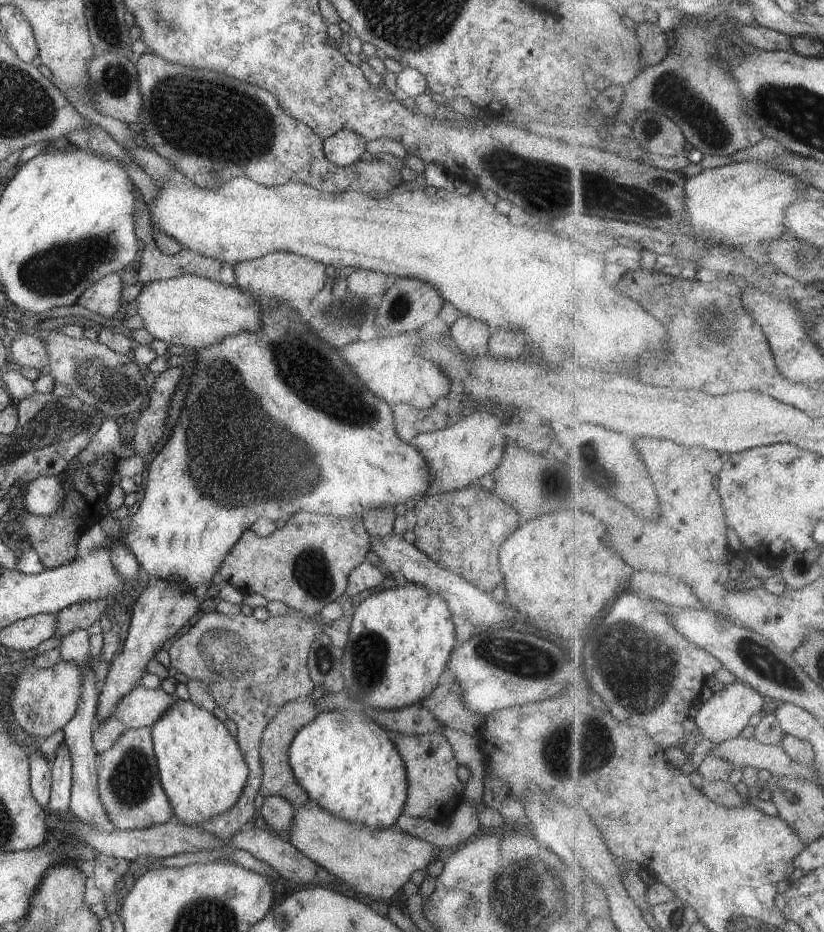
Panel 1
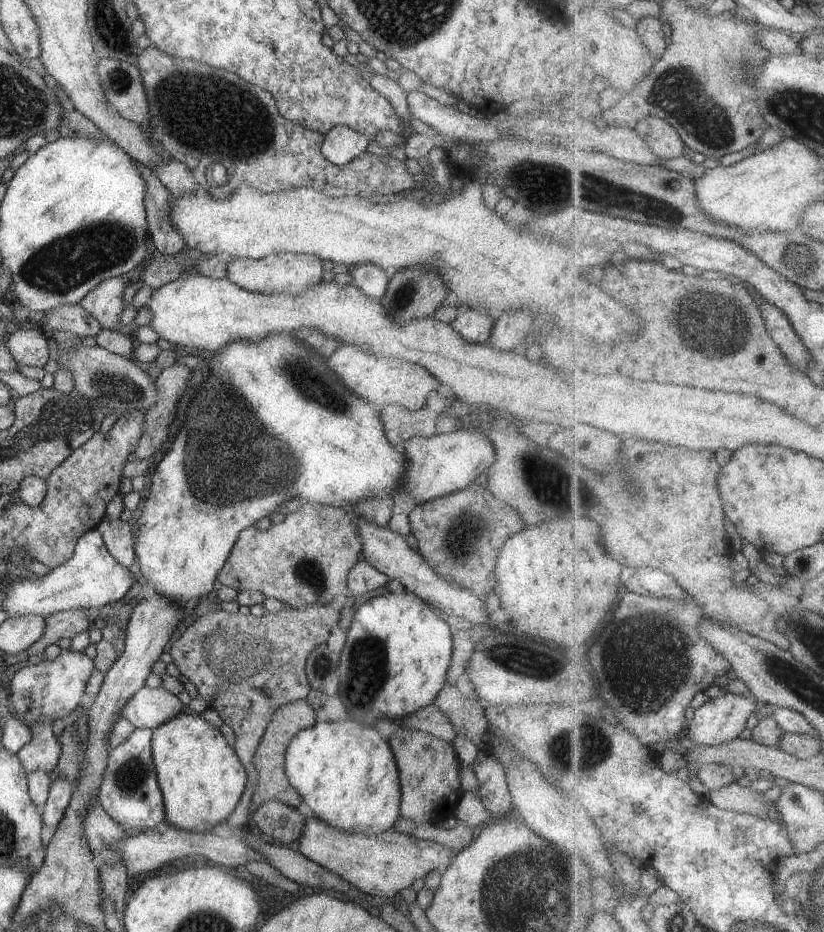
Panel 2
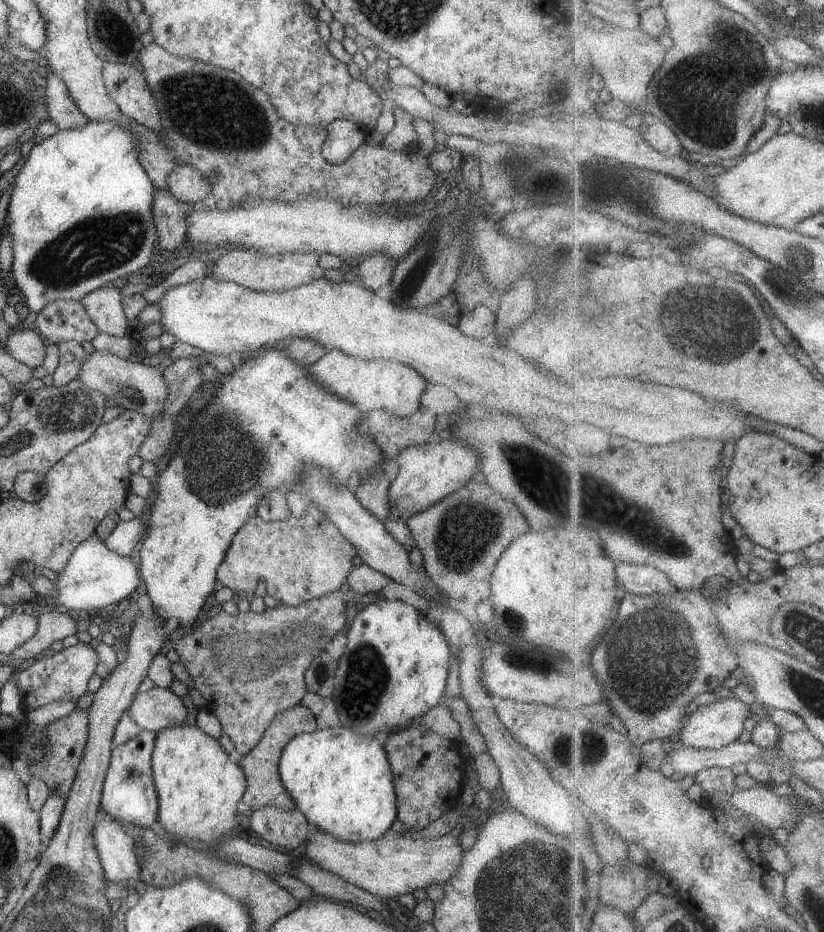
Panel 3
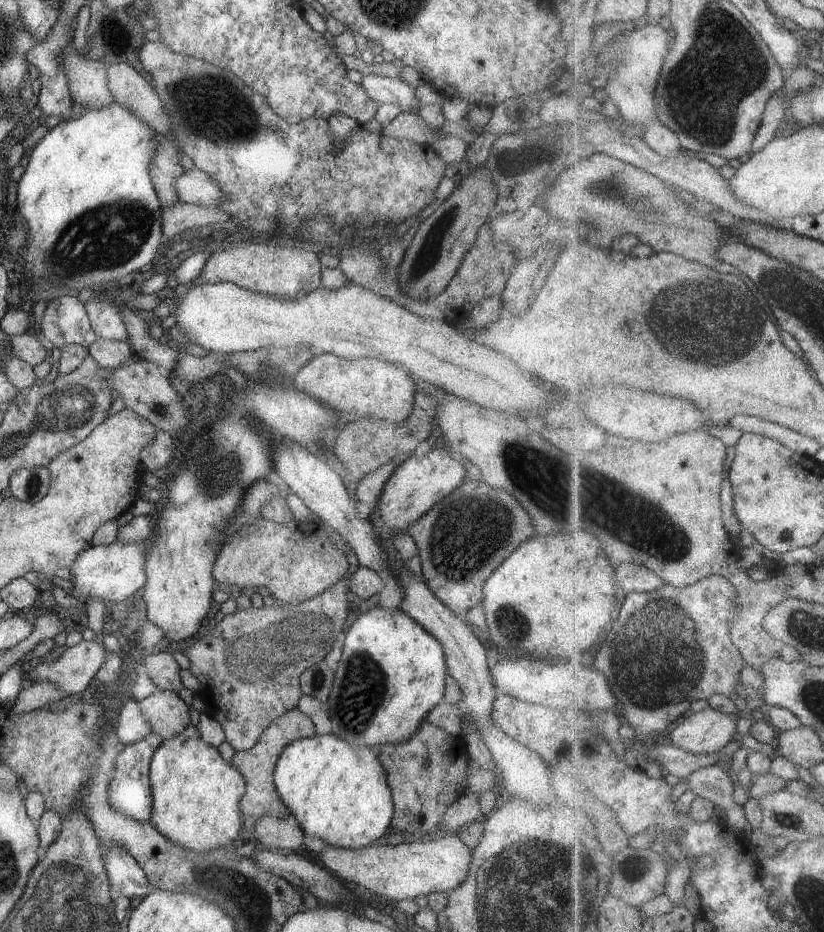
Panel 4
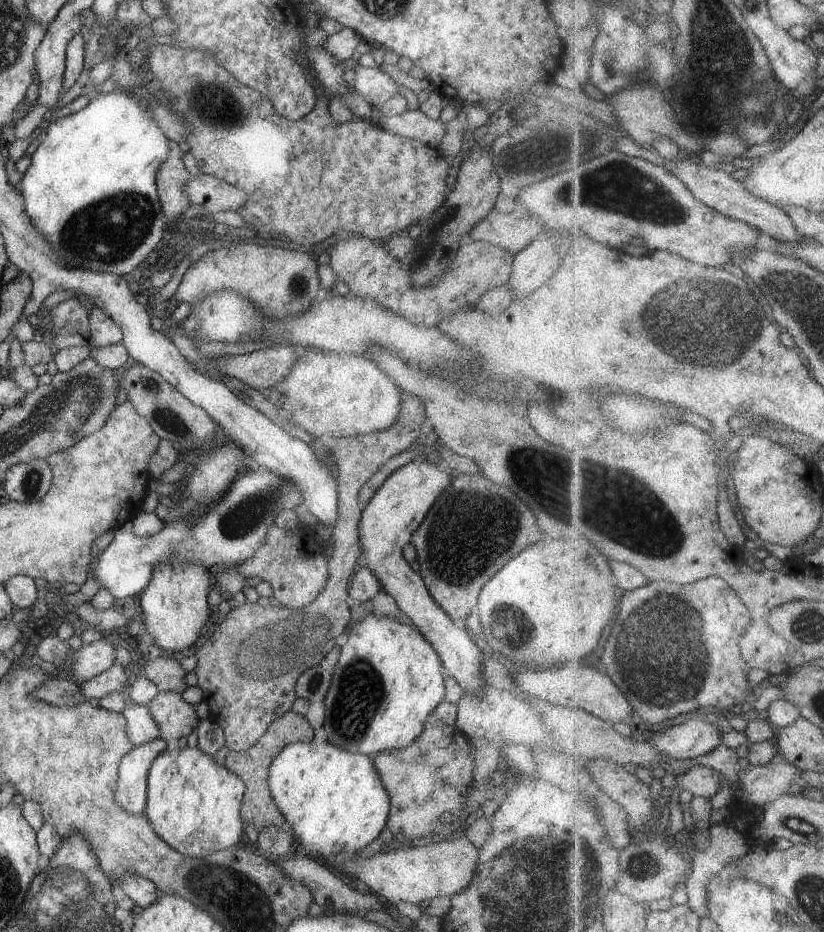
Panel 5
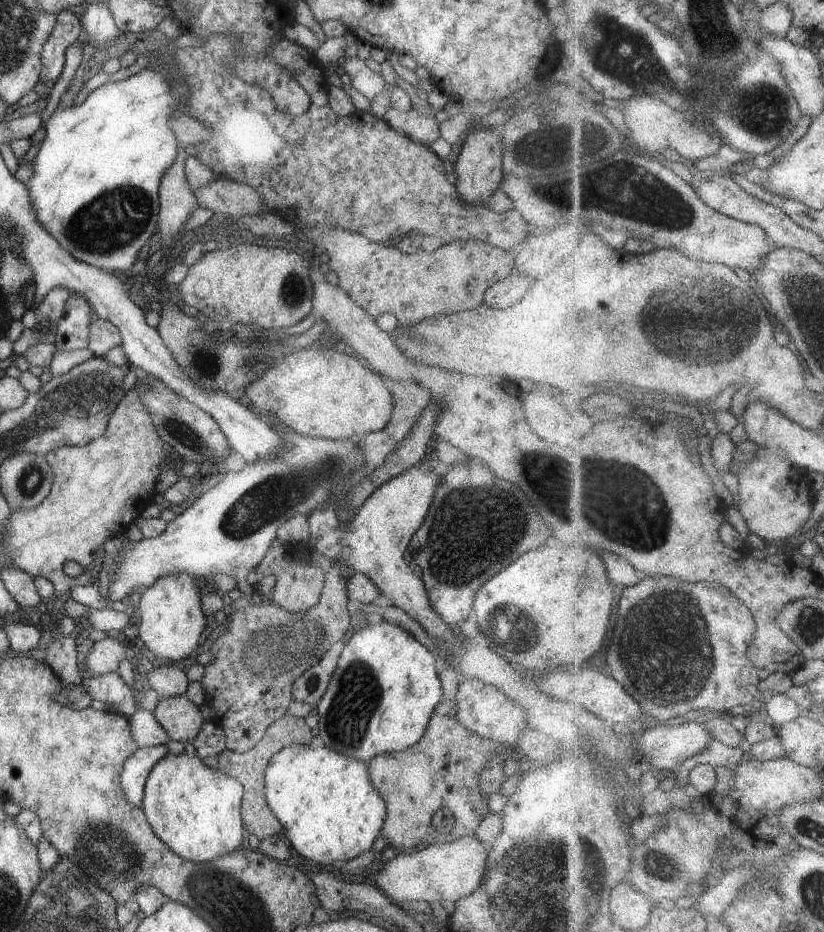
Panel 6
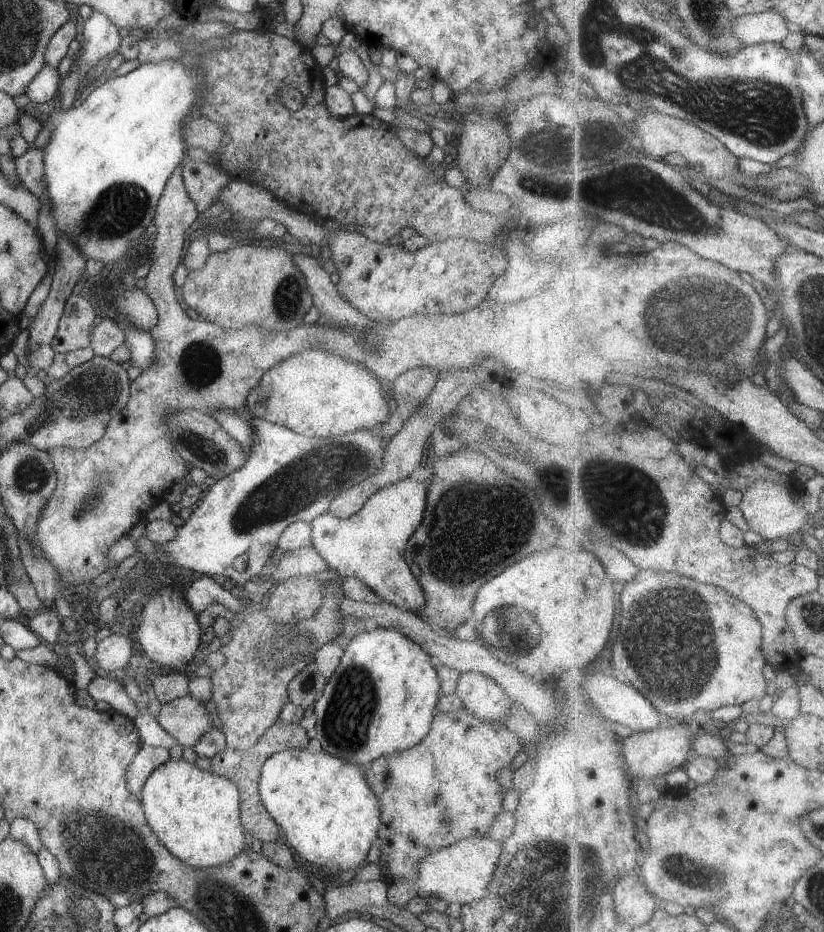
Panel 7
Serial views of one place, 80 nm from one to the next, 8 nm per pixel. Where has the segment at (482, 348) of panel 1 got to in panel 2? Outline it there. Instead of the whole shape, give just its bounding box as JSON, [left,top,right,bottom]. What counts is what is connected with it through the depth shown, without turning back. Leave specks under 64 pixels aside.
[450,309,493,344]

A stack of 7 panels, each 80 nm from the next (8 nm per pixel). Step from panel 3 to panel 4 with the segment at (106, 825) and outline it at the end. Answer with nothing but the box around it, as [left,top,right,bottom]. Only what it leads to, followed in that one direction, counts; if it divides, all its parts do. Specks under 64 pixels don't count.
[102,845,154,899]

